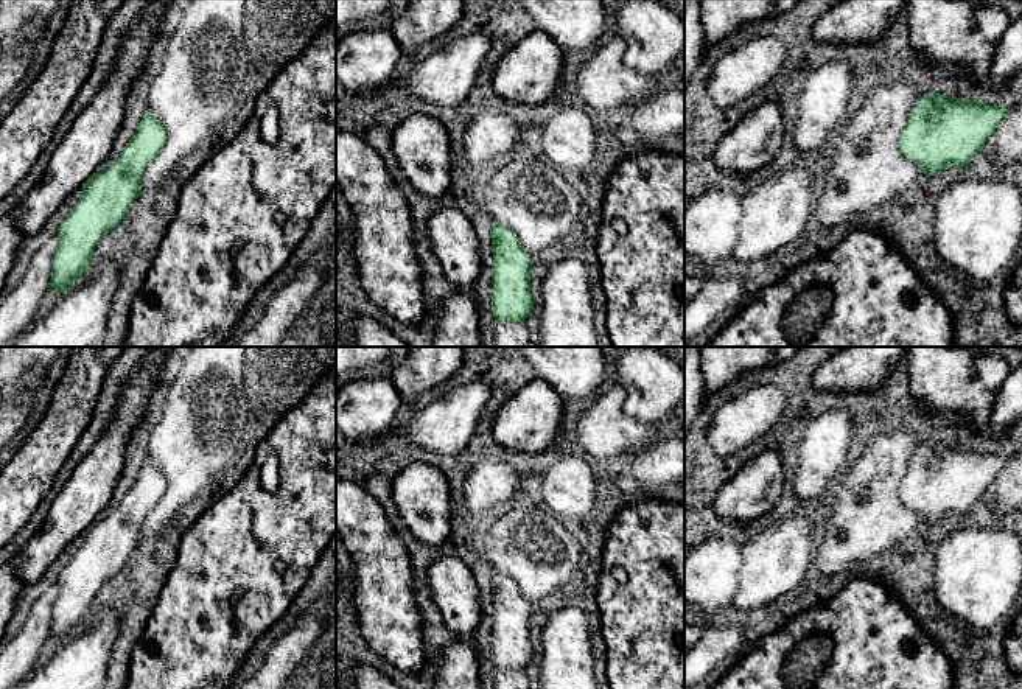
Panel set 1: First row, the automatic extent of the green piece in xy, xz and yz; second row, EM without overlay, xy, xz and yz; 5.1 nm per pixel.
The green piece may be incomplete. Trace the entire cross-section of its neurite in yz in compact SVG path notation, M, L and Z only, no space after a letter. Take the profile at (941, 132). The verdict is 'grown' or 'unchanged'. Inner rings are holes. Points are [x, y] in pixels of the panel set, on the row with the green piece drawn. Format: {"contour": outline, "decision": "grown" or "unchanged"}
{"contour": "M927 93L916 100L901 132L899 149L926 176L968 166L1010 110L985 104L978 96L960 100L949 93Z", "decision": "unchanged"}

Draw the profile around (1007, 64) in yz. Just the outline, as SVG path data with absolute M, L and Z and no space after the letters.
M1022 17L1003 33L991 61L988 82L991 90L1002 90L1022 73Z

